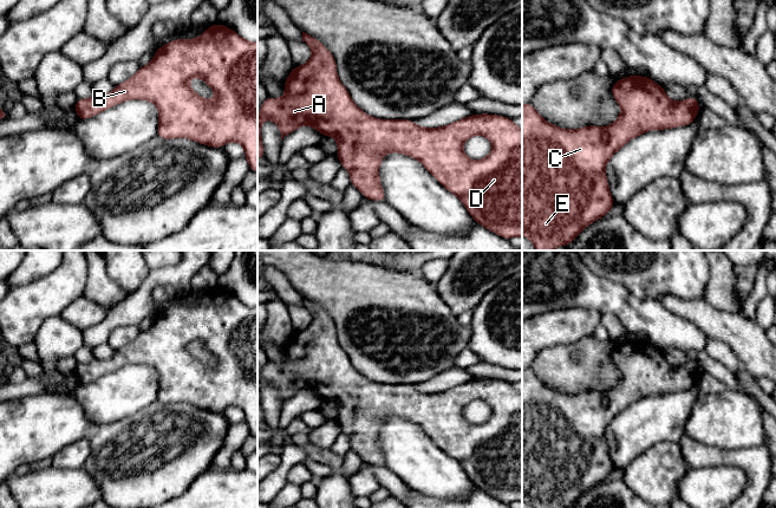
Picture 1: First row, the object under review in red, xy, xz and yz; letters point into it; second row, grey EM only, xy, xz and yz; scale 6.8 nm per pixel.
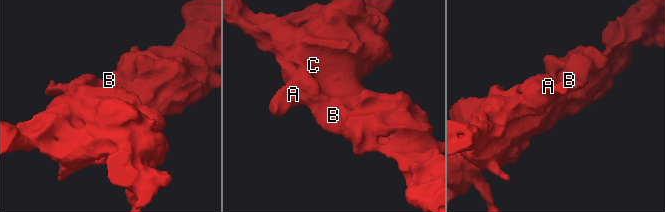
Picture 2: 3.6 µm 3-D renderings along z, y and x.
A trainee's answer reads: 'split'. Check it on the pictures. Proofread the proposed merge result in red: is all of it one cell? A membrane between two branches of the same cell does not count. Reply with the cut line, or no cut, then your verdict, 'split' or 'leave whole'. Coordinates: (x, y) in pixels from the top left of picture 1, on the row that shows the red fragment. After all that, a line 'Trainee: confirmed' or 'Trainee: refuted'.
cut none; leave whole
Trainee: refuted

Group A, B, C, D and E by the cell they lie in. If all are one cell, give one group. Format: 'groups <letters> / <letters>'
groups A B C D E

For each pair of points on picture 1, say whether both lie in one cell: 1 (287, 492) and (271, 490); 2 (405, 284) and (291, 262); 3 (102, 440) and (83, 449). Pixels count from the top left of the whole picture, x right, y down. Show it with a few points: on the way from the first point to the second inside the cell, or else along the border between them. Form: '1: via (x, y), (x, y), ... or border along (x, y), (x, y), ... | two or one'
1: border along (286, 482), (275, 495) | two
2: via (377, 284), (330, 284), (319, 279) | one
3: border along (89, 437), (90, 455), (83, 466) | two

